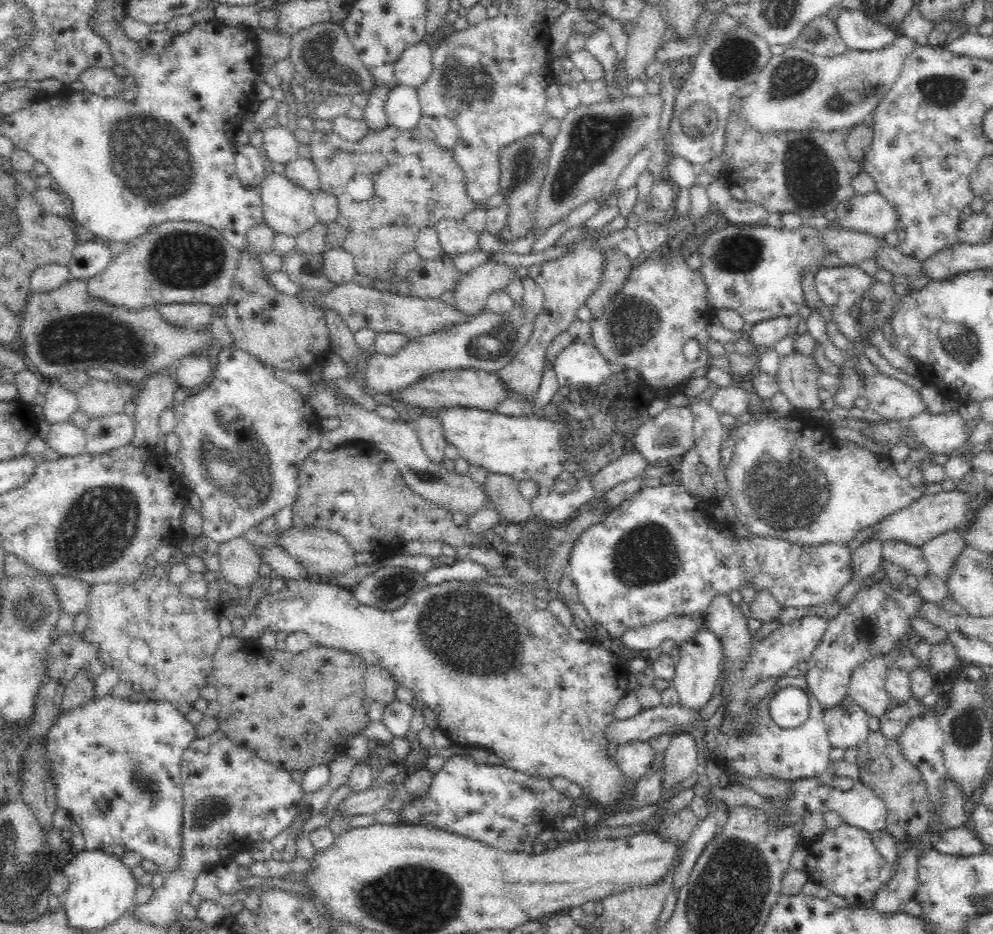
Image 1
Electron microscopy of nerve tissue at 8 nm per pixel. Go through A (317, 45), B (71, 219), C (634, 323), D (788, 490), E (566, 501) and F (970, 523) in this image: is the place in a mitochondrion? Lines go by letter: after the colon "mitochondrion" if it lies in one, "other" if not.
A: mitochondrion
B: other
C: mitochondrion
D: mitochondrion
E: other
F: other

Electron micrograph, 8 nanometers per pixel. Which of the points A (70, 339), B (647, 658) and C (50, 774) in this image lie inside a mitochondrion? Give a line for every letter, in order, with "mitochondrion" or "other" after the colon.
A: mitochondrion
B: other
C: other

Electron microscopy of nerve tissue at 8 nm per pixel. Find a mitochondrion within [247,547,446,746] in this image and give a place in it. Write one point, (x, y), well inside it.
(396, 586)

